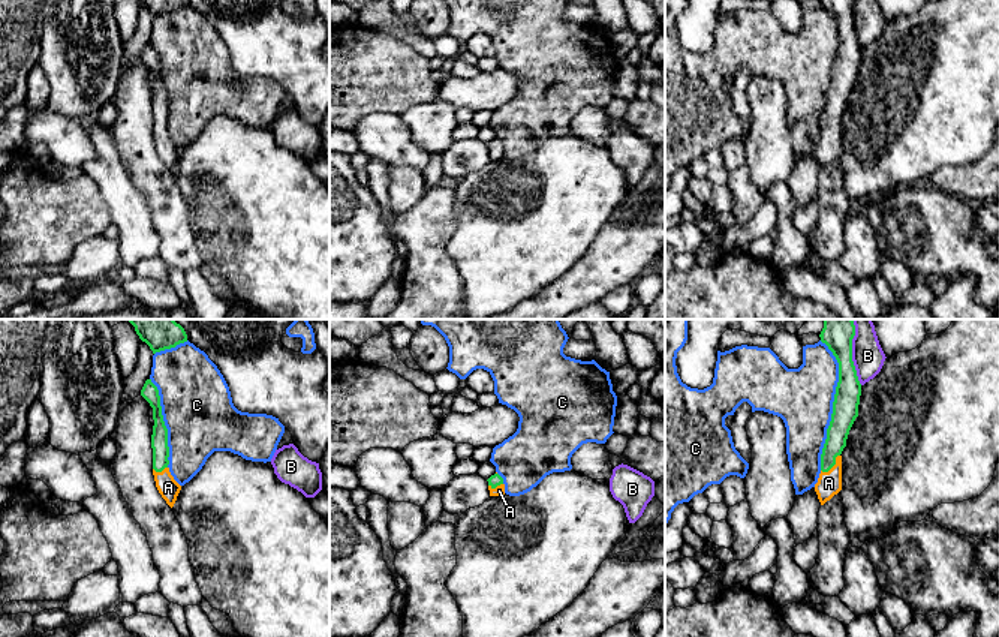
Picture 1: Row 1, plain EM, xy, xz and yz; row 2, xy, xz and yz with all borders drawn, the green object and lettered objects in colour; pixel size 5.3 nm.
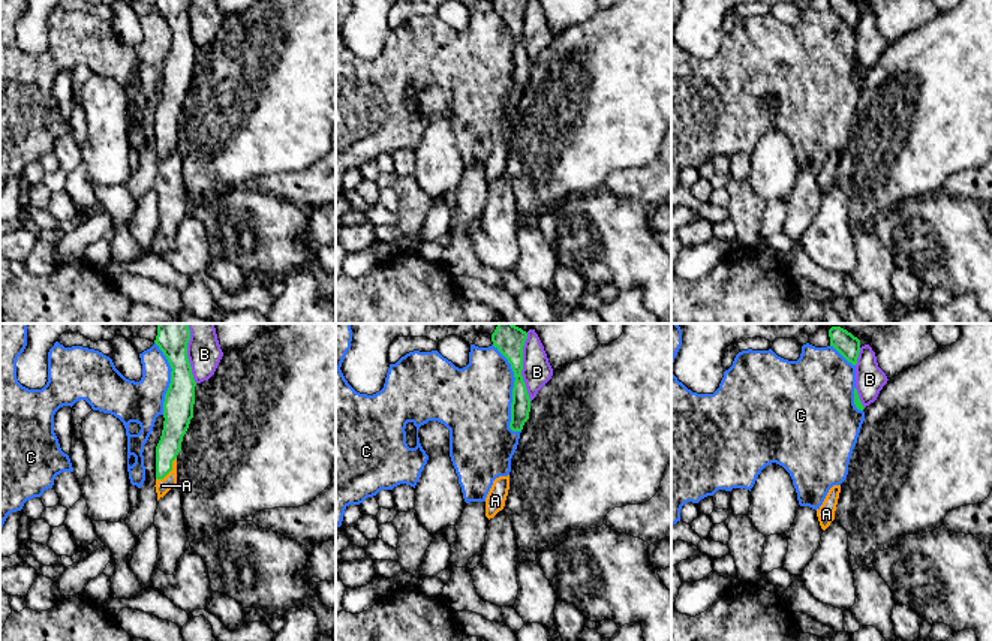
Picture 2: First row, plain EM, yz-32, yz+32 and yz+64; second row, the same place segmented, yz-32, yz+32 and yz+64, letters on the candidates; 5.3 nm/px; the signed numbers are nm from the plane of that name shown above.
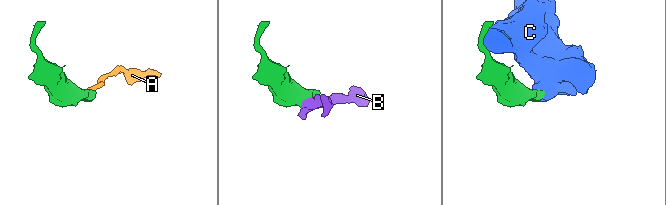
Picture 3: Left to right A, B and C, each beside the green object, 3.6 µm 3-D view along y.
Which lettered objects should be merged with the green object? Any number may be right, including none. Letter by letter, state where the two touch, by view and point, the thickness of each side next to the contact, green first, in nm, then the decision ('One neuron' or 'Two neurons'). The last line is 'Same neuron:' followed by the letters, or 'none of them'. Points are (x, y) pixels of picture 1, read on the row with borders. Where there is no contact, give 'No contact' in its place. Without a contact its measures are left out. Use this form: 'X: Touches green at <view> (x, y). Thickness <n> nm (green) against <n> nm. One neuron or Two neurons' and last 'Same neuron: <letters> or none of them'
A: Touches green at yz (832, 466). Thickness 120 nm (green) against 130 nm. One neuron
B: Touches green at yz (851, 352). Thickness 170 nm (green) against 170 nm. Two neurons
C: Touches green at yz (833, 405). Thickness 140 nm (green) against 320 nm. Two neurons
Same neuron: A

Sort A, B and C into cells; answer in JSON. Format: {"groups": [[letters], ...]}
{"groups": [["A"], ["B"], ["C"]]}

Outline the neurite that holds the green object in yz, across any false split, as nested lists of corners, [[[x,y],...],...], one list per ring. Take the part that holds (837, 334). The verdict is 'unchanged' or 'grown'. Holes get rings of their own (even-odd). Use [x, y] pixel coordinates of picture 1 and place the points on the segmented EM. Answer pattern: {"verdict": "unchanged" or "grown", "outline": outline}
{"verdict": "grown", "outline": [[[824,319],[819,334],[839,363],[839,382],[836,387],[831,421],[821,454],[821,474],[815,492],[821,505],[842,490],[842,451],[846,447],[849,430],[858,417],[861,384],[852,361],[852,339],[855,325],[852,319]]]}

